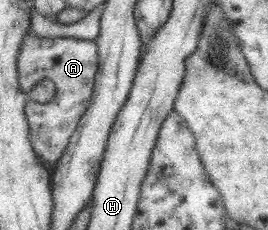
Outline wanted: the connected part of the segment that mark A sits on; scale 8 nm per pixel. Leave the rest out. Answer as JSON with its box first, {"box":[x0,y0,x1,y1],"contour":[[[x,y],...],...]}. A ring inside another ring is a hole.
{"box":[16,34,99,167],"contour":[[[31,34],[25,35],[16,60],[19,90],[33,92],[43,78],[51,80],[55,87],[53,98],[48,102],[32,95],[23,106],[32,150],[42,163],[51,167],[63,154],[71,133],[77,127],[79,117],[89,104],[99,60],[93,40],[38,38],[31,37]]]}

